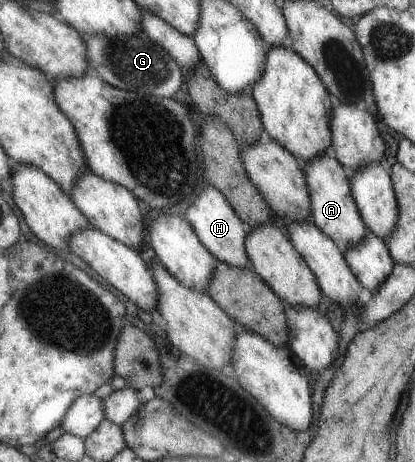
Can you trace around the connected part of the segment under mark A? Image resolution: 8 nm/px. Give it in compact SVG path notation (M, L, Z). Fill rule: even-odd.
M327 150L320 156L304 162L303 169L305 181L308 182L310 221L326 237L338 242L340 249L343 250L364 240L368 229L361 220L360 210L353 200L352 190L348 187L348 177L336 160L328 155Z

